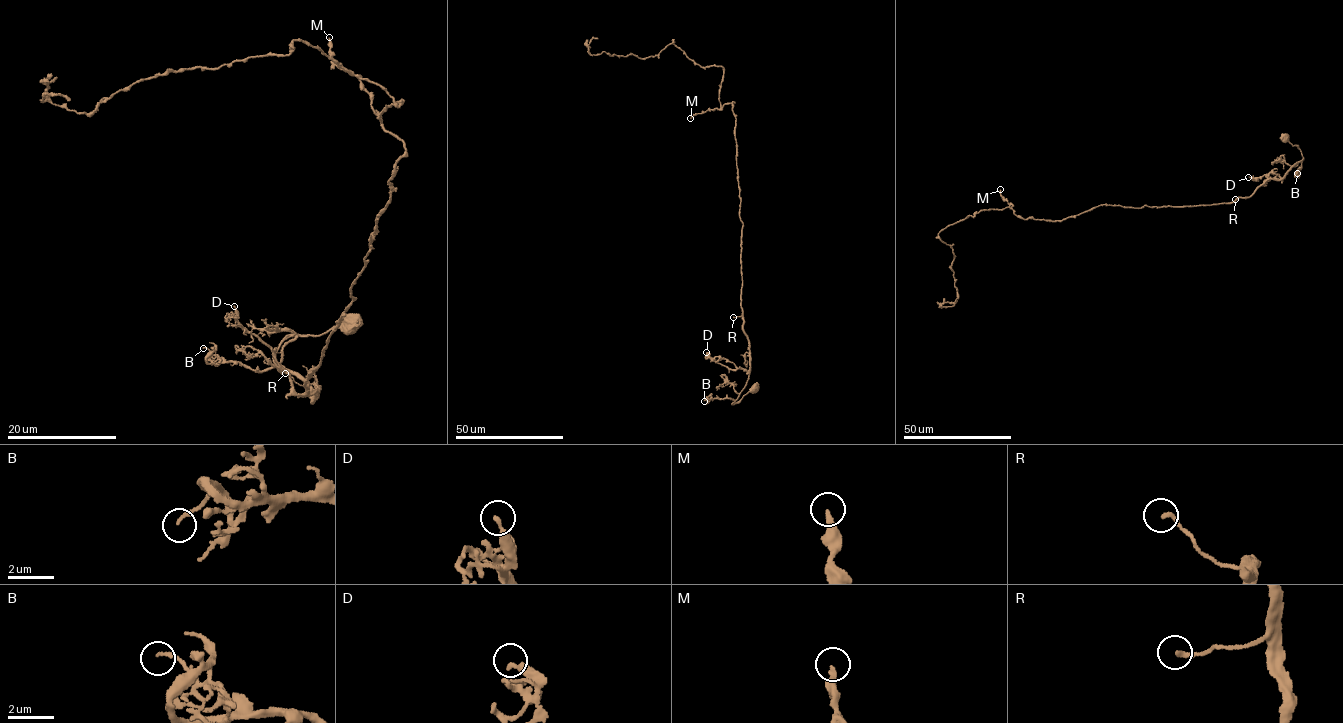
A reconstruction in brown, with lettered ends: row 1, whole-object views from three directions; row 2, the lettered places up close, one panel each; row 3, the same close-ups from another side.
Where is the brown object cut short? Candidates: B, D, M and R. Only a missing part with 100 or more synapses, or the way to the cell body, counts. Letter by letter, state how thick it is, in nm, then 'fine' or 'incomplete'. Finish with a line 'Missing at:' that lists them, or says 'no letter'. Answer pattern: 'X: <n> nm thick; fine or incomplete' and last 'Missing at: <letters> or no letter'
B: 150 nm thick; fine
D: 220 nm thick; fine
M: 240 nm thick; incomplete
R: 180 nm thick; fine
Missing at: M

